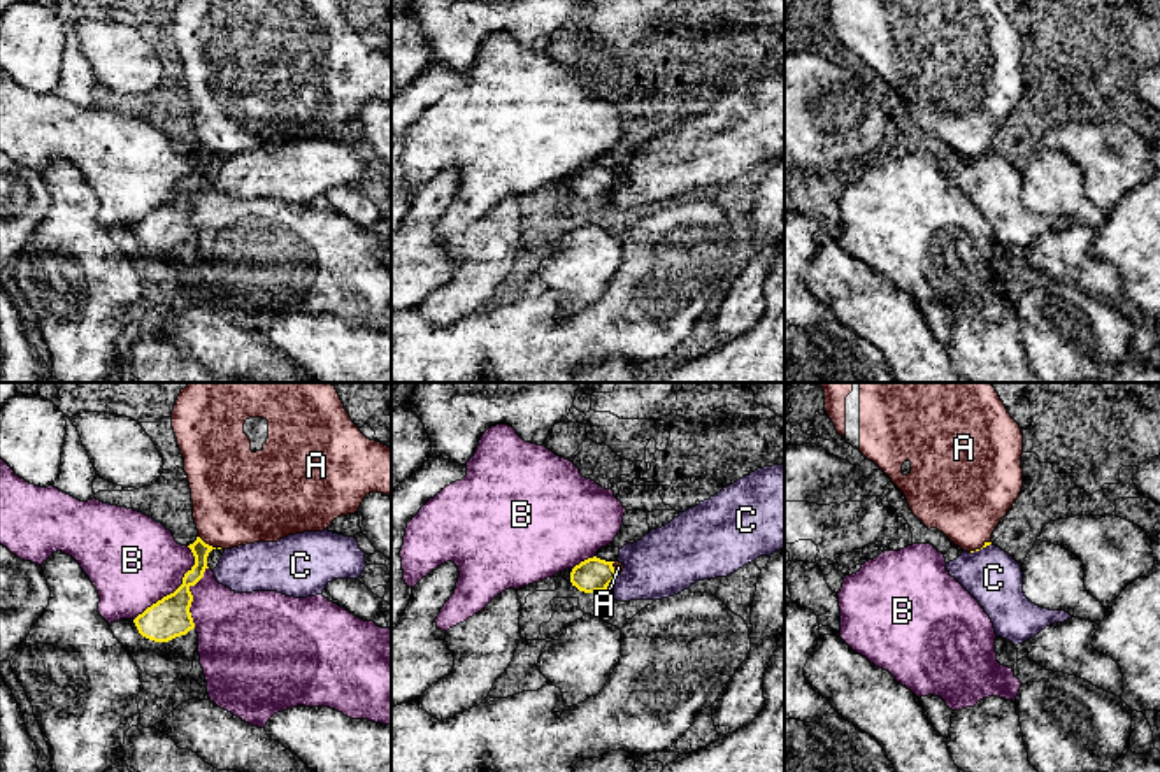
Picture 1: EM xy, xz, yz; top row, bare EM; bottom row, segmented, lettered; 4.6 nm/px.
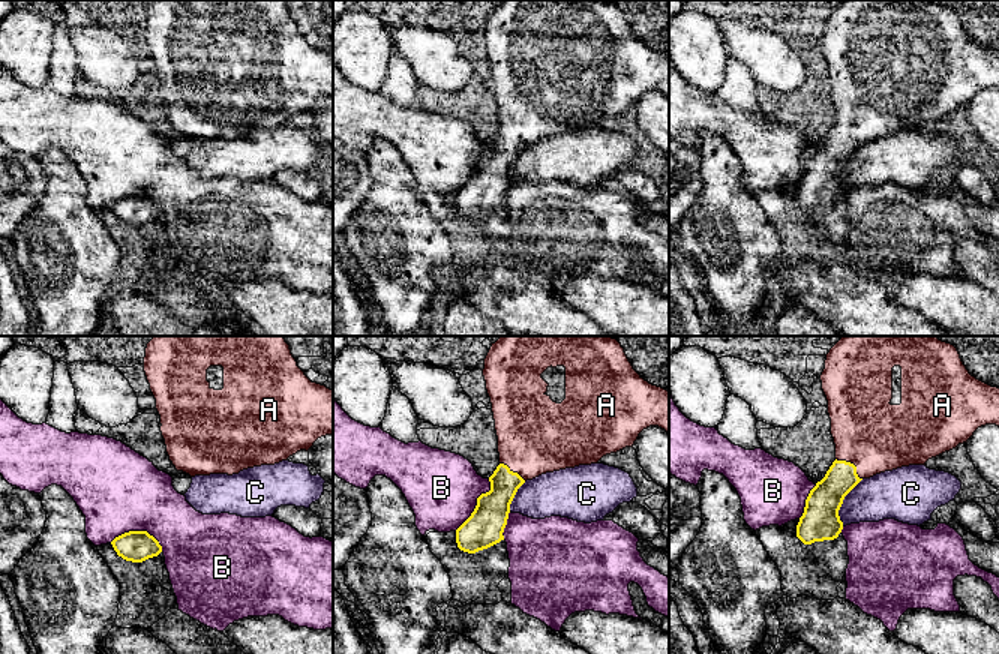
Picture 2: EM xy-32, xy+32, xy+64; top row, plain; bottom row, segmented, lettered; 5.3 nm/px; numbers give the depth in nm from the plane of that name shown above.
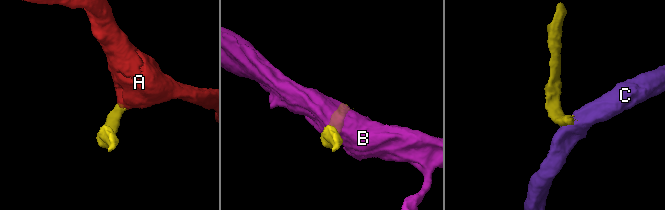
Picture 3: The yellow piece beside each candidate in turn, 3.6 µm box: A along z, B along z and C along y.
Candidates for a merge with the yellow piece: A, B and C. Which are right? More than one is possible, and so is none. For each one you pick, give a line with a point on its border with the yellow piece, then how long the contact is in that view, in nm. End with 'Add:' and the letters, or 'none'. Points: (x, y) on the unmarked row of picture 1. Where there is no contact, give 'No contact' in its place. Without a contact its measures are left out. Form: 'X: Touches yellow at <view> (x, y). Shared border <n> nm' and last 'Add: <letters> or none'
A: Touches yellow at xy (207, 151). Shared border 100 nm
Add: A

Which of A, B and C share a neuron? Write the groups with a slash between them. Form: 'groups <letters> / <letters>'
groups A / B / C

